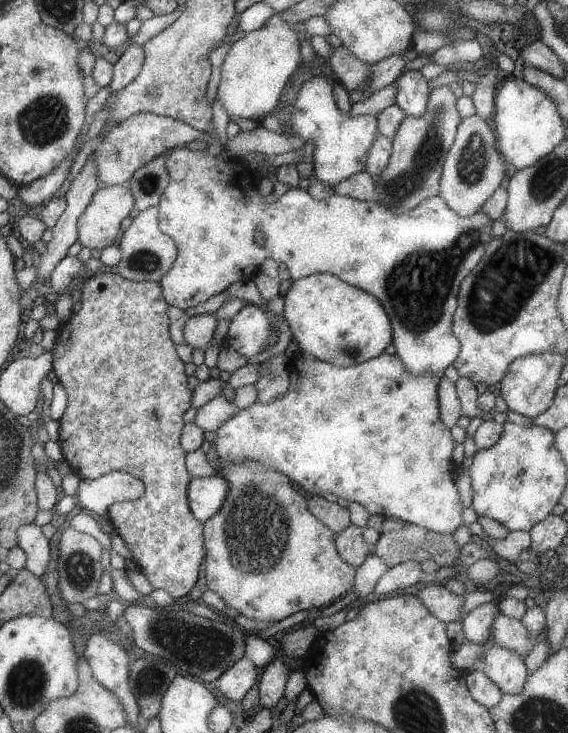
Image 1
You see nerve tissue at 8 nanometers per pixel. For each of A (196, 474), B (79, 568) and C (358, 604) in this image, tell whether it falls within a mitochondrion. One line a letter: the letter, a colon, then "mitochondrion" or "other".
A: other
B: mitochondrion
C: other

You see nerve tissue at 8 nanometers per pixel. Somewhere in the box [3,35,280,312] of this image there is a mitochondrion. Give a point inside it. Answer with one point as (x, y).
(44, 122)

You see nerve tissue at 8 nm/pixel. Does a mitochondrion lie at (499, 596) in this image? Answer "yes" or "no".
no

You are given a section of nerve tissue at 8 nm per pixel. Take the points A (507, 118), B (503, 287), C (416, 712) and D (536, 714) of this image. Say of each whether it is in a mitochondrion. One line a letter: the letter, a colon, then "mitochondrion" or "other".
A: other
B: mitochondrion
C: mitochondrion
D: mitochondrion

